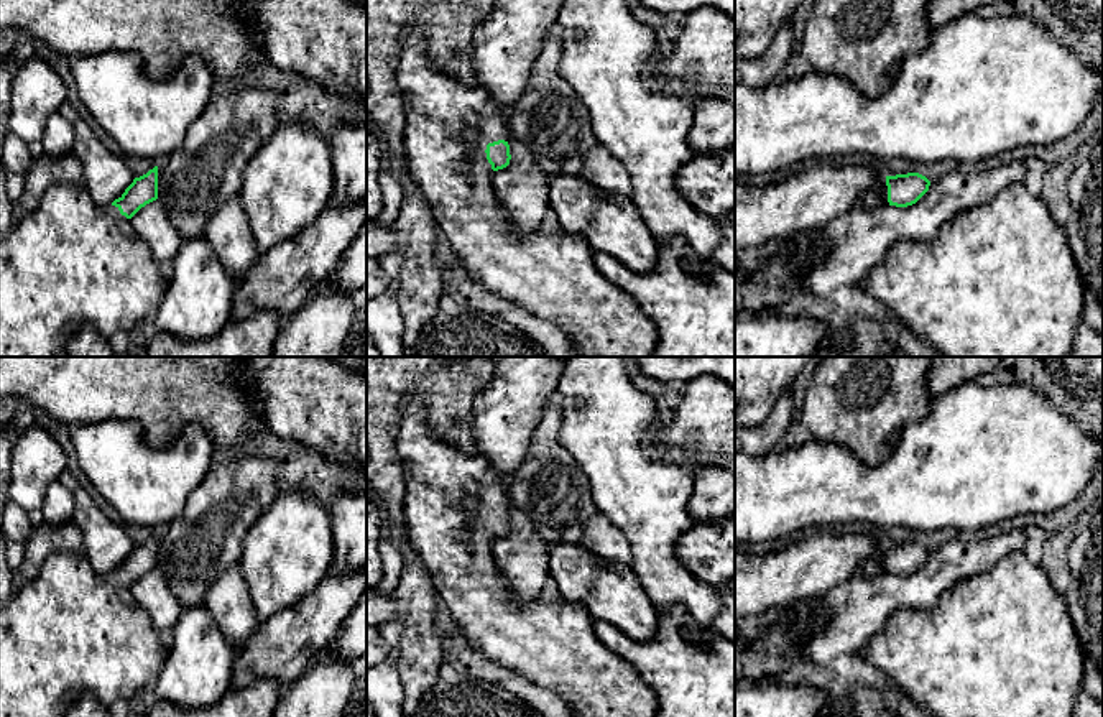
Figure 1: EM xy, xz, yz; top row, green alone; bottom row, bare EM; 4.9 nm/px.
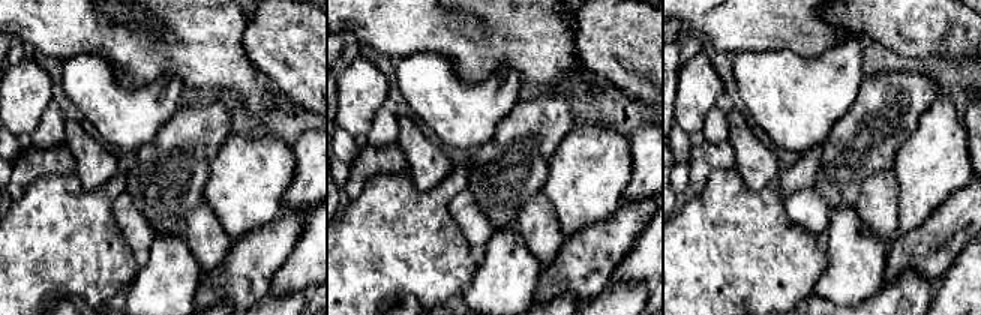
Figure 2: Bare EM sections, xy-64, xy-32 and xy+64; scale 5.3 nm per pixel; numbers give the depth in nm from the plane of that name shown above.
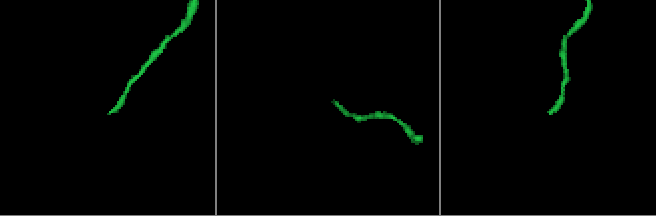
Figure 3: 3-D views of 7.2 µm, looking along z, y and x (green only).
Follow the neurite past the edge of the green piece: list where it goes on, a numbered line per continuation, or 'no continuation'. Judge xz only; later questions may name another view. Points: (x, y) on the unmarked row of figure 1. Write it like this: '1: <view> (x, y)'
1: xz (553, 645)

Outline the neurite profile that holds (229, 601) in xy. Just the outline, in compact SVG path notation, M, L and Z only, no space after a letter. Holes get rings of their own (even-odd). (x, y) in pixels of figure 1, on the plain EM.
M237 566L224 571L204 604L230 645L240 651L260 620L248 585Z

